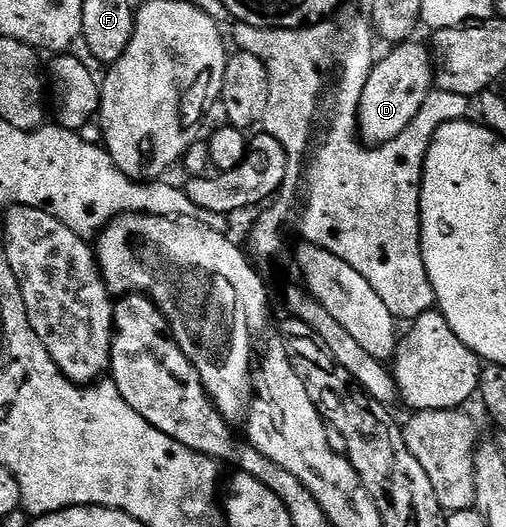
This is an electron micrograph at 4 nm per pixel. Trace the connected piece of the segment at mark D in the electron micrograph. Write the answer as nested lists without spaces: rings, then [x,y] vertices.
[[[418,41],[396,44],[390,55],[385,55],[373,64],[373,71],[367,77],[363,97],[357,114],[359,135],[366,144],[380,145],[399,137],[411,121],[423,109],[429,92],[435,87],[435,64],[430,48]]]

